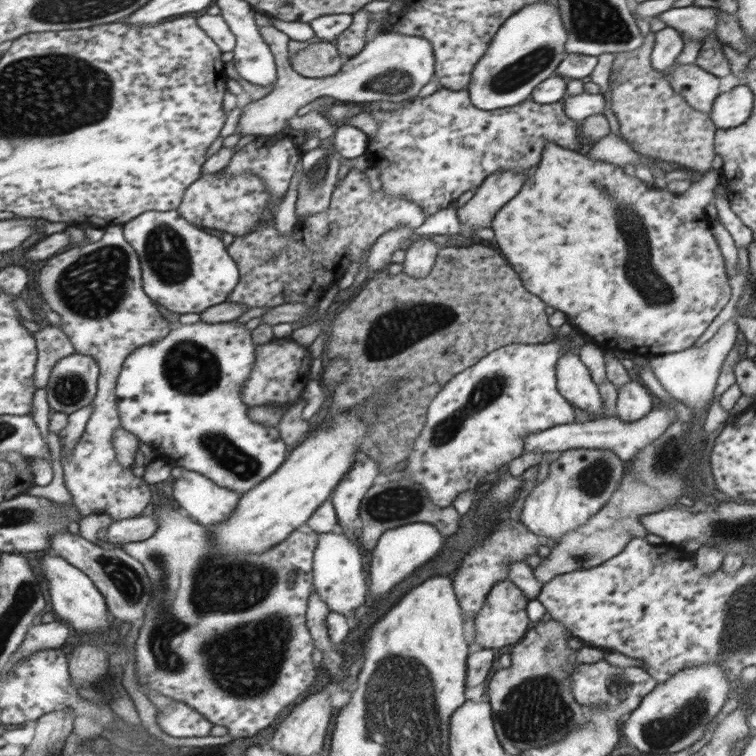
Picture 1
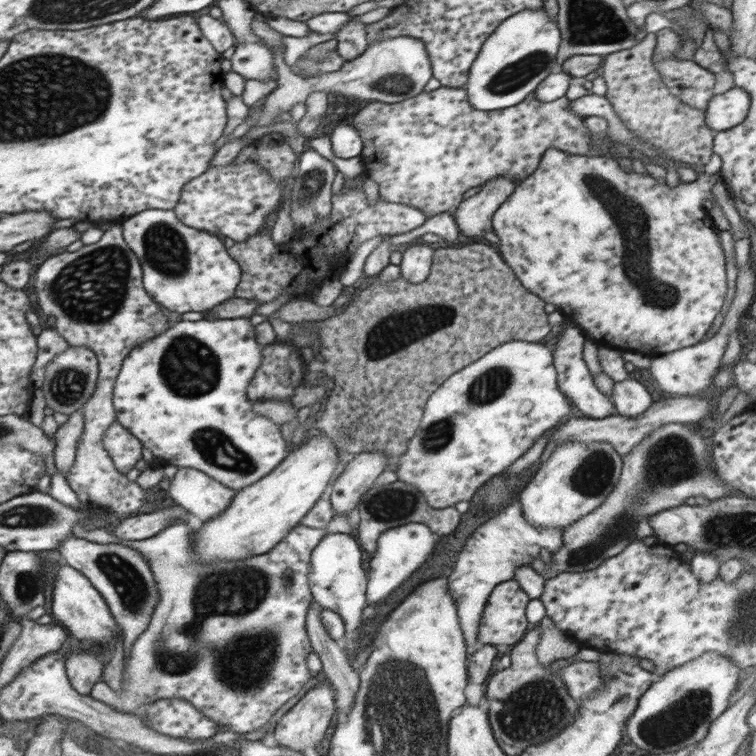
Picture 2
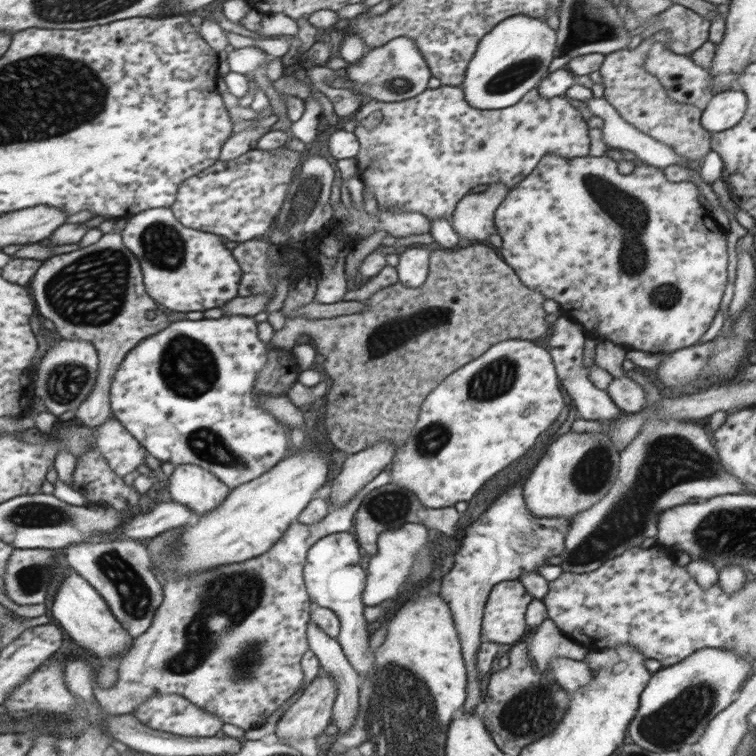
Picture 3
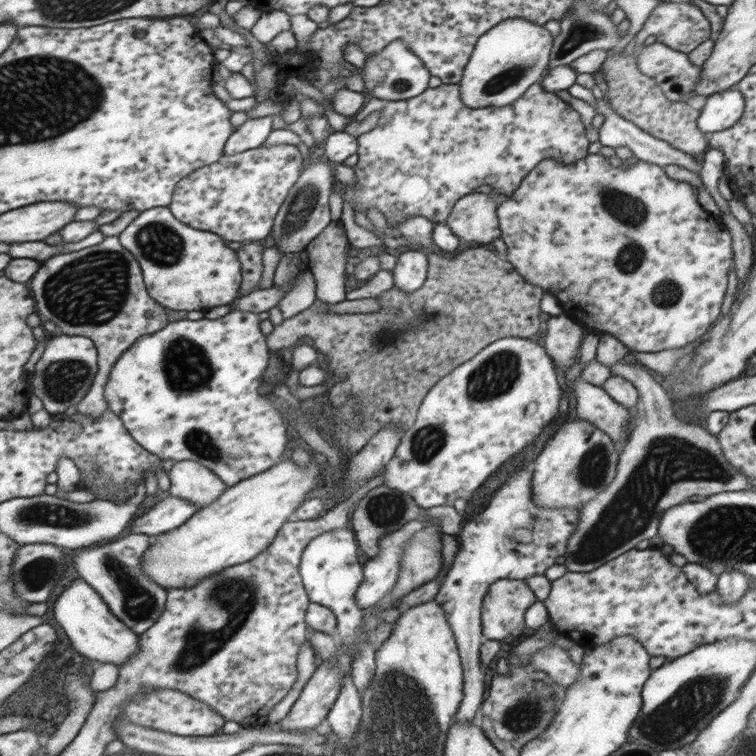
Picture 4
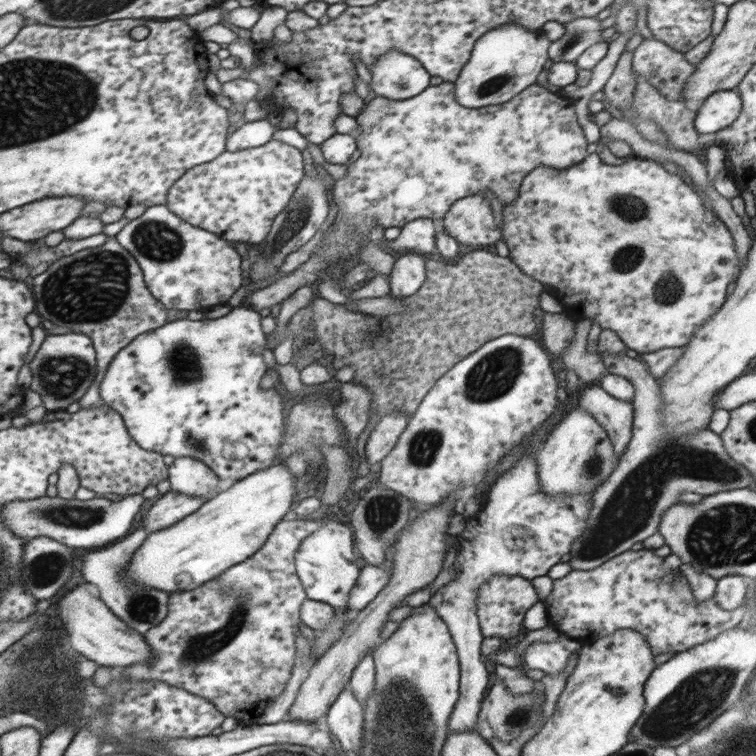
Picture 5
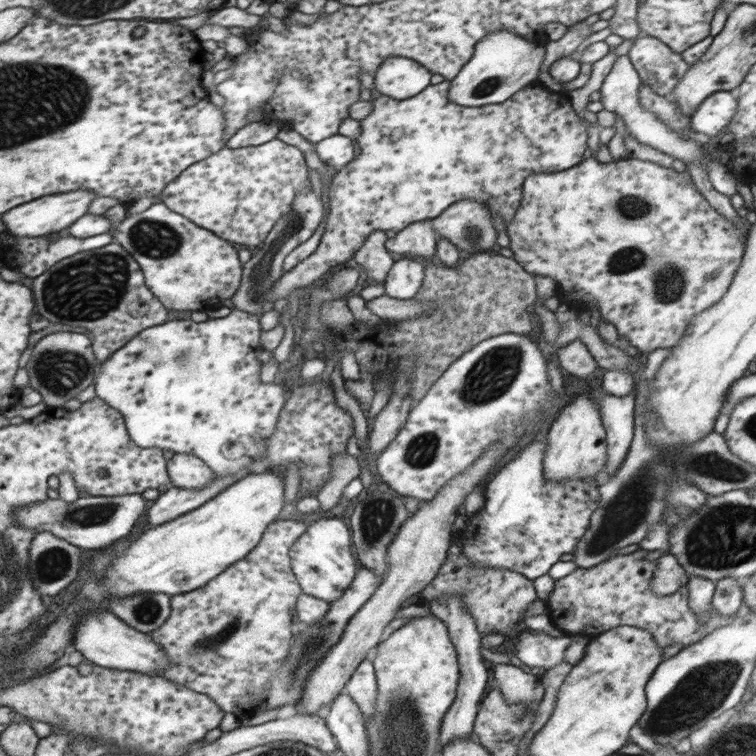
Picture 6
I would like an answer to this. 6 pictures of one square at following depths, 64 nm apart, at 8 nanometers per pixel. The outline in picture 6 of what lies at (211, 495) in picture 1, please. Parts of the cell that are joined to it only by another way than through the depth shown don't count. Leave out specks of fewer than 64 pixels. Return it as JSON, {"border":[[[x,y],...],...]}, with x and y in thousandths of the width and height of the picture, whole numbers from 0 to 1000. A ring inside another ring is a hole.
{"border":[[[230,599],[221,610],[221,624],[226,643],[245,647],[272,644],[286,627],[265,606],[255,601]]]}

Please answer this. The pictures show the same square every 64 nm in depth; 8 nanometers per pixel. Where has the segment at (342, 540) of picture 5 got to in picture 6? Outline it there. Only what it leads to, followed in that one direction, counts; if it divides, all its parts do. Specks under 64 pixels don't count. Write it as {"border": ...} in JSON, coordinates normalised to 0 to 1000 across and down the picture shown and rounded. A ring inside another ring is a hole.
{"border":[[[426,684],[410,693],[407,702],[392,713],[384,729],[386,757],[399,783],[434,798],[450,792],[474,758],[466,722],[466,709],[450,684]]]}

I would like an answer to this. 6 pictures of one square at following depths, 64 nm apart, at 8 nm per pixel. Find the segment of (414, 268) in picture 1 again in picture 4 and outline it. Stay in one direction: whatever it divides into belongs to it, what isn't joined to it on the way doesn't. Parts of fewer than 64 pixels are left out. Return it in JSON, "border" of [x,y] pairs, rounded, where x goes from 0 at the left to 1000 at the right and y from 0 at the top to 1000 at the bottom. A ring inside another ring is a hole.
{"border":[[[558,329],[542,331],[525,341],[520,356],[521,380],[534,388],[554,384],[563,372],[566,333]]]}

